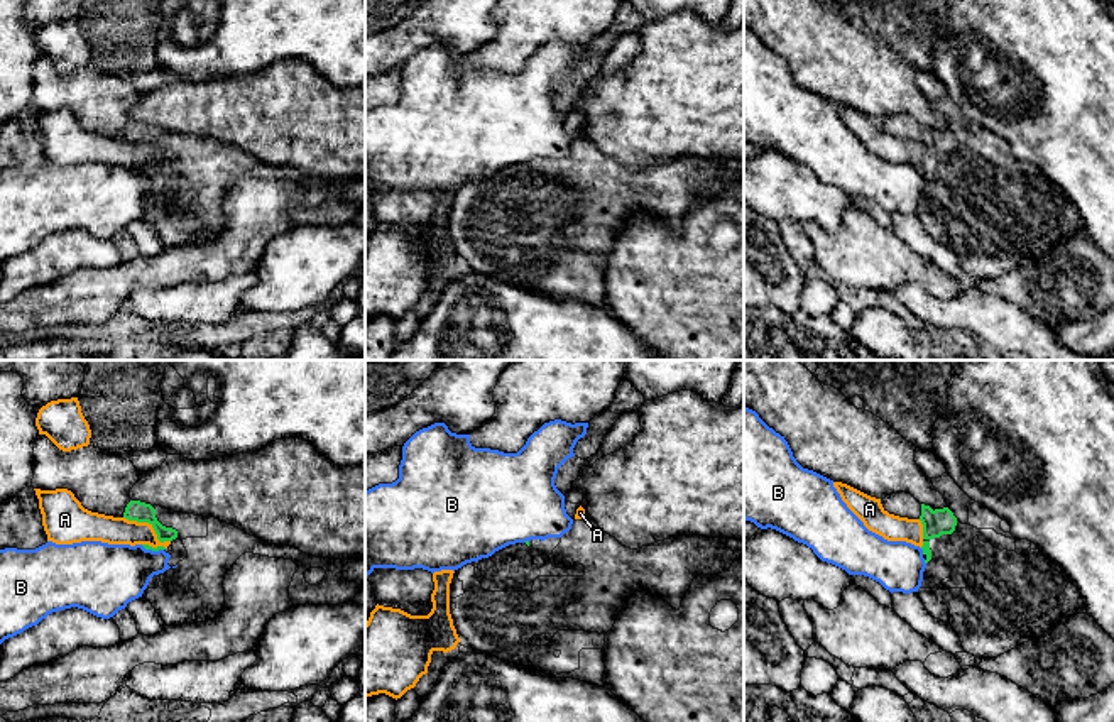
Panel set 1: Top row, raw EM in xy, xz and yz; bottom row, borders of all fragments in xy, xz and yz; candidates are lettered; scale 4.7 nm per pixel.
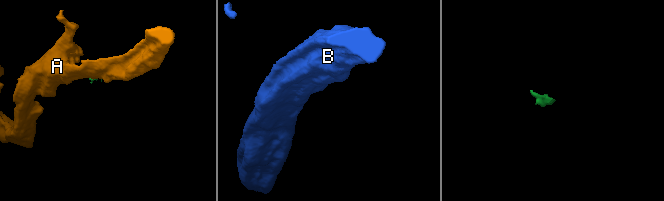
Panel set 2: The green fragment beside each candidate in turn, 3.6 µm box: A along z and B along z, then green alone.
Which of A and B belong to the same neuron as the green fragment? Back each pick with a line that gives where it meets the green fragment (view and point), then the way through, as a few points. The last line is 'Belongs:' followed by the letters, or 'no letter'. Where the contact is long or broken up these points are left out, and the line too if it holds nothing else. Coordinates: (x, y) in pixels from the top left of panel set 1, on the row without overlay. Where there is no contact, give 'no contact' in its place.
Belongs: no letter

